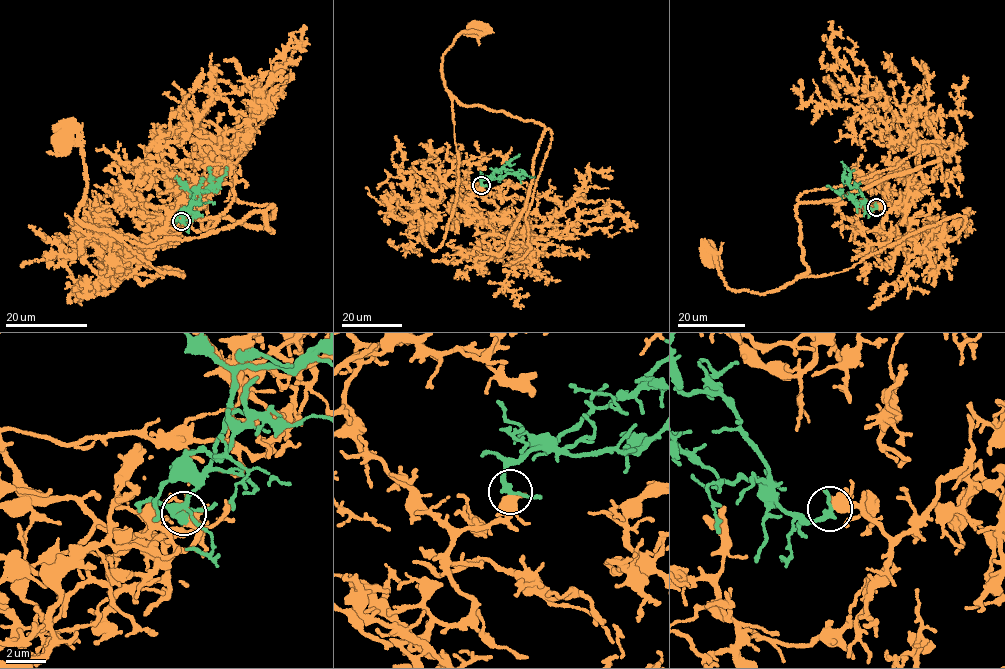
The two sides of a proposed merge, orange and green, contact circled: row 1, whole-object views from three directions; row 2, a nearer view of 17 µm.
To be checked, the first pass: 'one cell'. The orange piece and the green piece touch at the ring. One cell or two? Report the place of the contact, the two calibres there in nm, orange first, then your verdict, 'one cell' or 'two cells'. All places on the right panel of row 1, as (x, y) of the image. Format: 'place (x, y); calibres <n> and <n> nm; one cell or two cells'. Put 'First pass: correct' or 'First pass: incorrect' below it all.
place (876, 207); calibres 360 and 240 nm; one cell
First pass: correct

